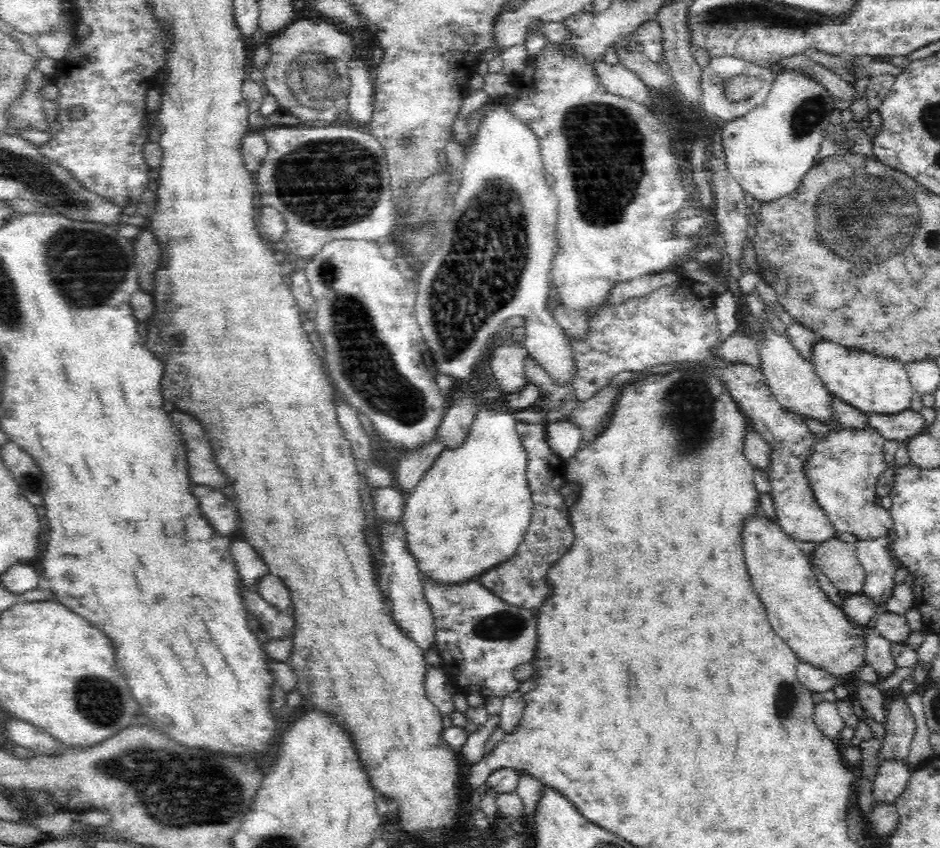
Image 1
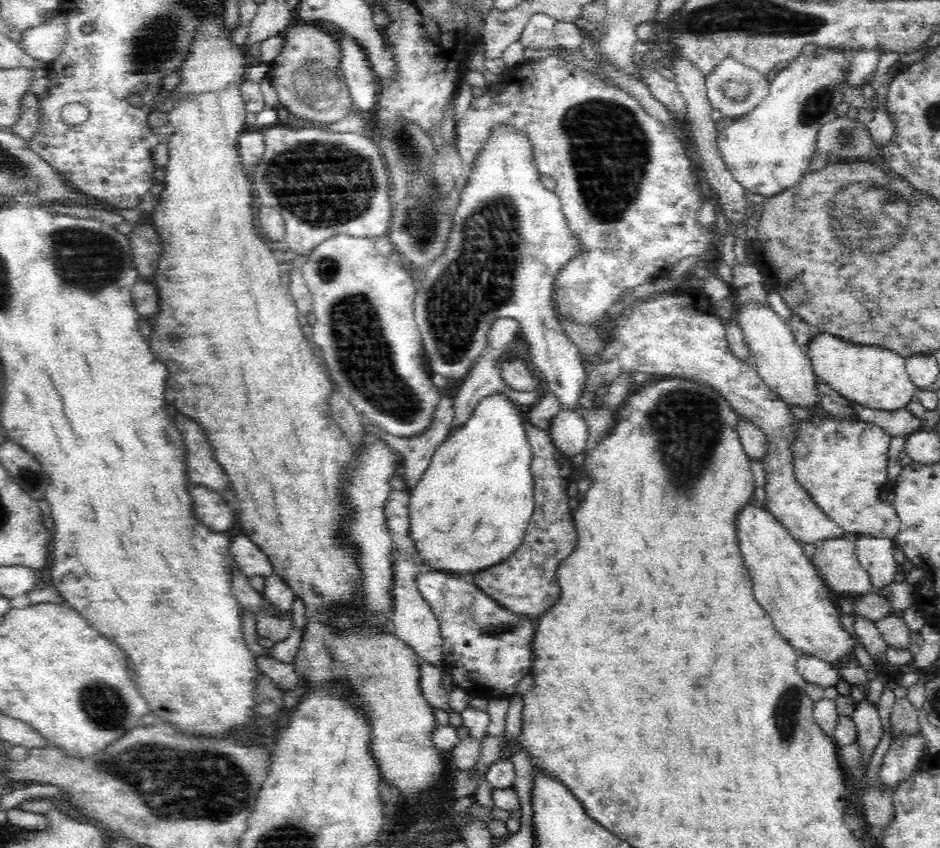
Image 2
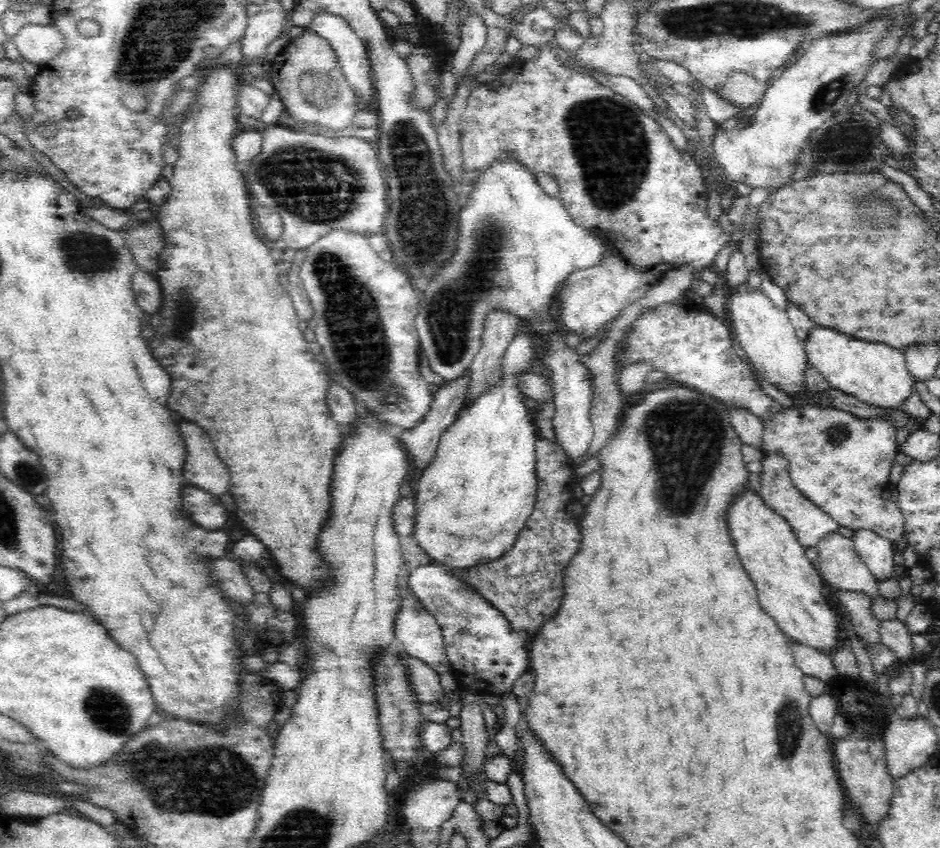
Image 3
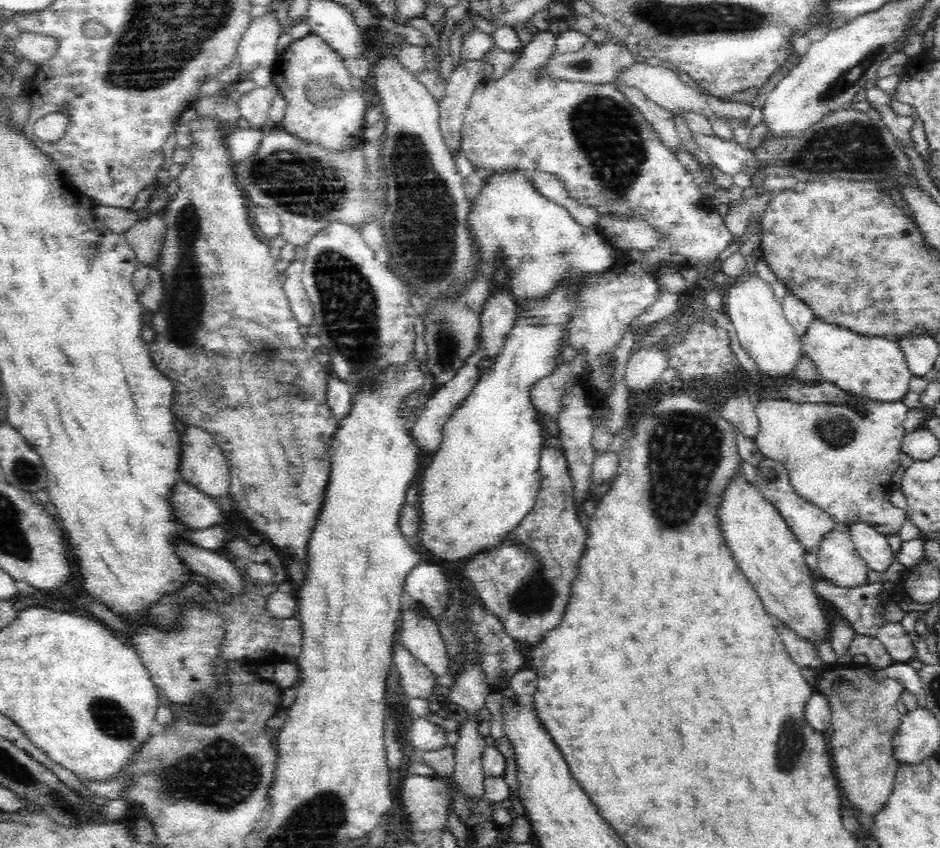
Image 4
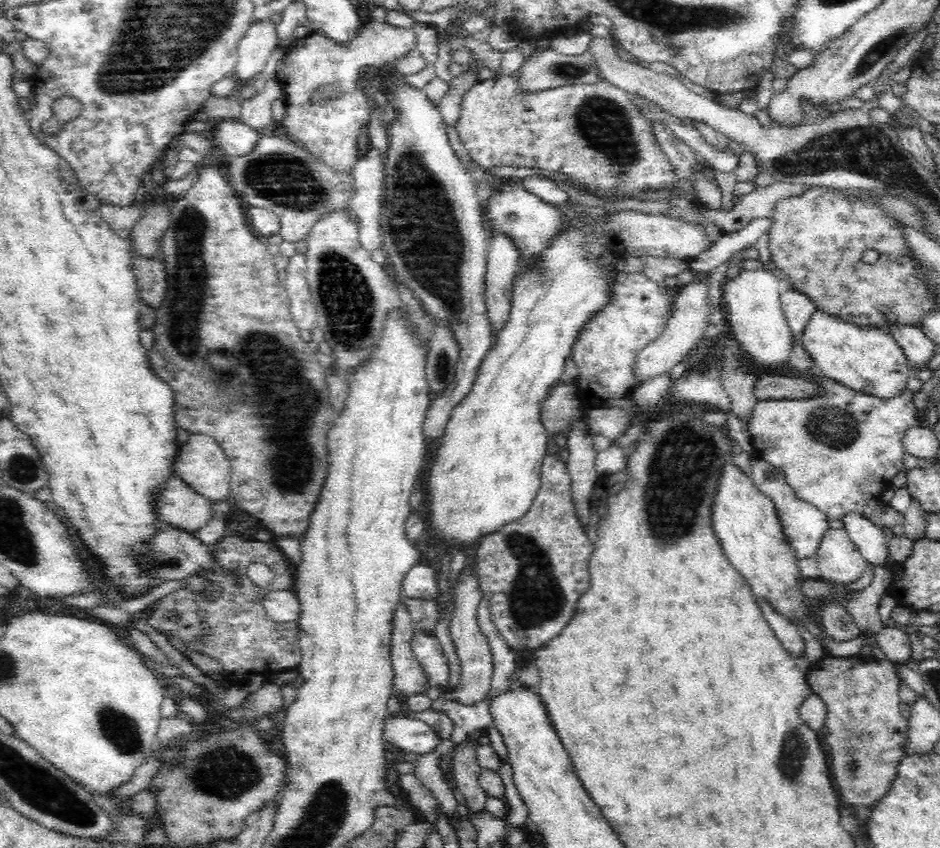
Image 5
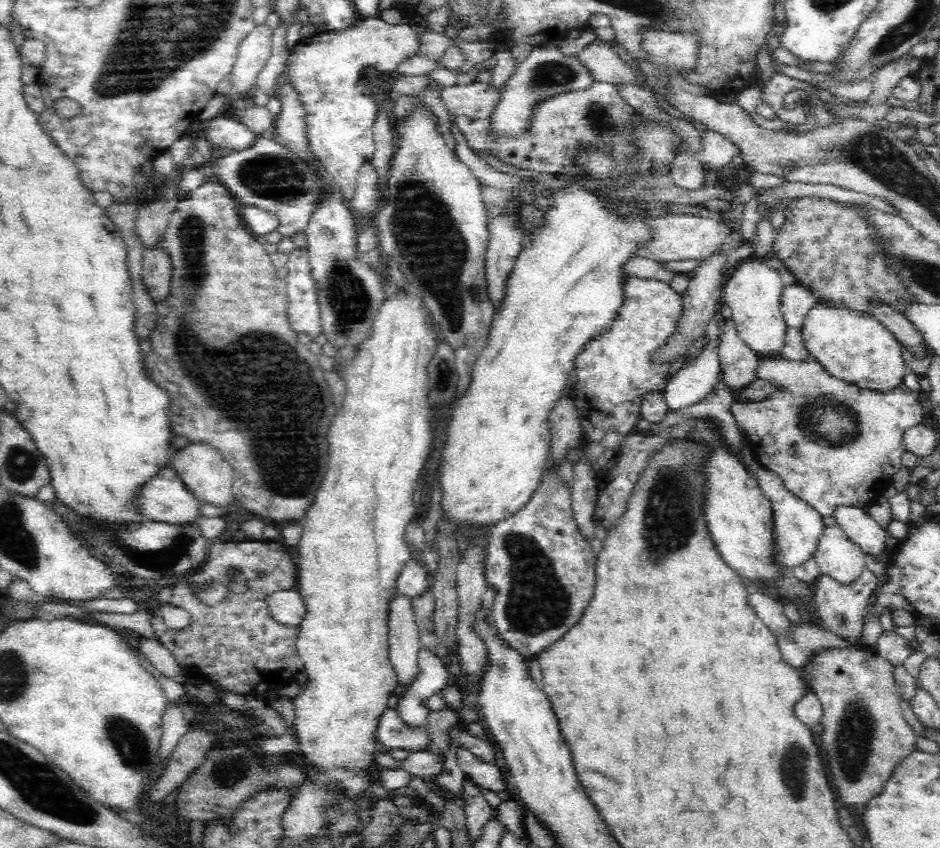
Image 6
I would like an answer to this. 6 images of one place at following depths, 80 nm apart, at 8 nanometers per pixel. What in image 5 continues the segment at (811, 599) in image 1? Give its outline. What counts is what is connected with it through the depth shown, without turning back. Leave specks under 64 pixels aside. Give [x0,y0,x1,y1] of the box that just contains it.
[710,460,810,618]

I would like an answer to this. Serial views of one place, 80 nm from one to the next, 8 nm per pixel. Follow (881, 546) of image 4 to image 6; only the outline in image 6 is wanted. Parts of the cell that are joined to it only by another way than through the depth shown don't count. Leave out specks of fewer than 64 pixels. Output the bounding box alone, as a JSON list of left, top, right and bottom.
[832,506,886,557]

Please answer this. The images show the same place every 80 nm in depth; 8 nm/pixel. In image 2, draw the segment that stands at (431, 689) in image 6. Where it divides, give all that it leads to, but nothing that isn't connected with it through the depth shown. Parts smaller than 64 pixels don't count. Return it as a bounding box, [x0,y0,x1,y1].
[390,551,445,672]

